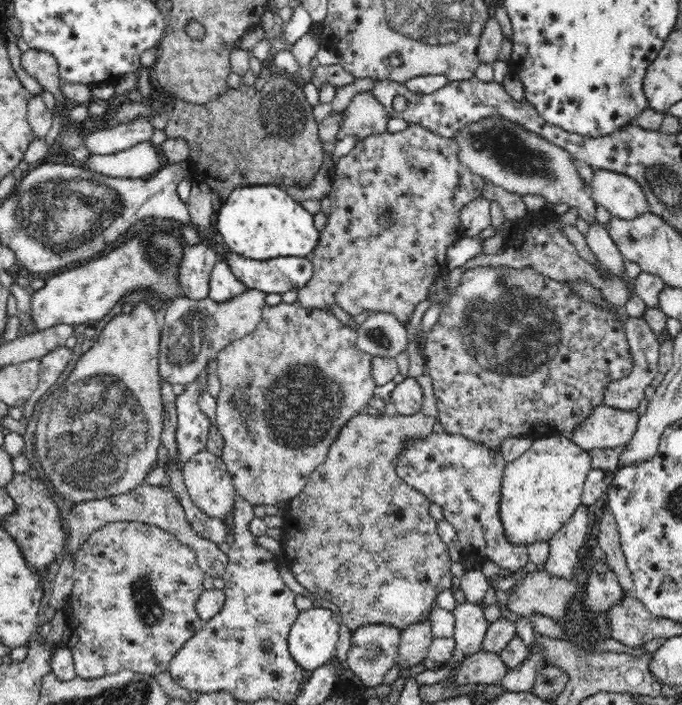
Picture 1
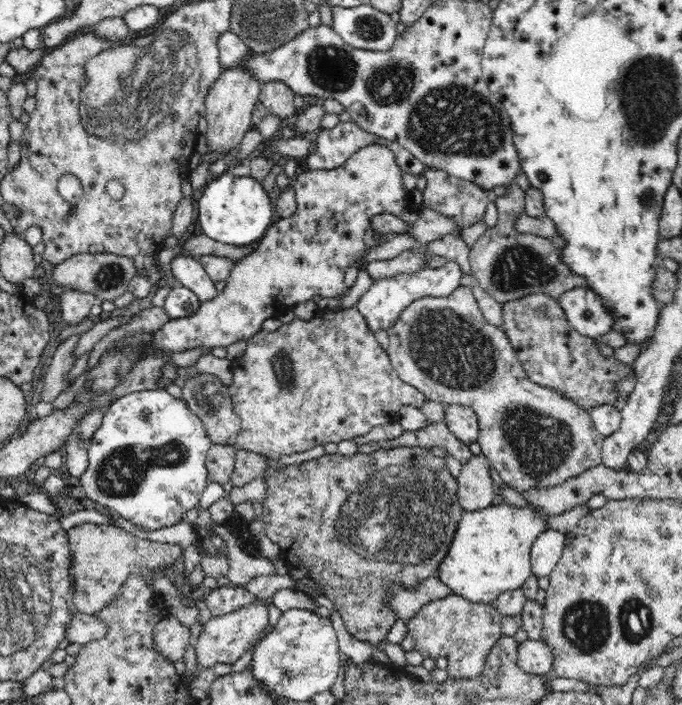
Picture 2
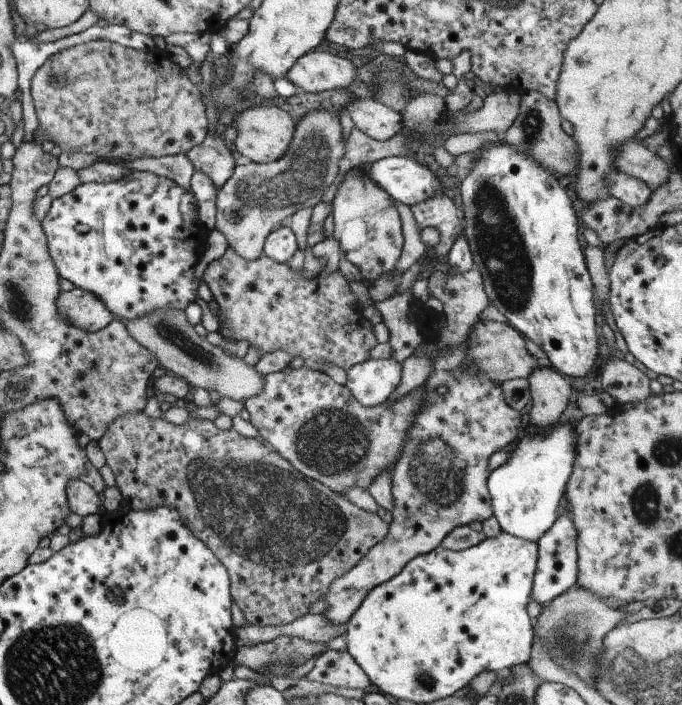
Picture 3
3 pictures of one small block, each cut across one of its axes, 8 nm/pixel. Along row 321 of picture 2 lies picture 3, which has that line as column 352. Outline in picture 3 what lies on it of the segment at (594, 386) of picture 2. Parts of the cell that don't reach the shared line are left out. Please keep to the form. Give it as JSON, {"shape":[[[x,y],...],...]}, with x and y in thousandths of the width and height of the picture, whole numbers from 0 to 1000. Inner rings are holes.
{"shape":[[[192,584],[177,587],[174,593],[158,604],[154,616],[144,624],[144,633],[154,650],[154,658],[166,670],[167,685],[173,692],[179,708],[189,715],[192,723],[213,723],[229,718],[242,718],[257,723],[265,732],[265,740],[271,749],[290,763],[312,786],[324,796],[336,816],[336,843],[342,857],[348,860],[359,877],[359,885],[374,888],[415,888],[427,885],[447,871],[453,871],[453,861],[465,851],[472,851],[482,834],[482,828],[503,814],[512,811],[529,791],[535,789],[554,769],[565,763],[569,753],[569,743],[565,743],[553,728],[541,729],[528,721],[523,721],[516,712],[512,712],[503,702],[482,695],[475,687],[463,681],[444,675],[437,667],[433,667],[425,657],[412,650],[402,638],[391,638],[387,626],[377,627],[377,621],[359,621],[348,616],[345,609],[321,610],[309,596],[292,596],[292,593],[276,594],[265,603],[246,600],[242,594],[216,593],[210,584]]]}

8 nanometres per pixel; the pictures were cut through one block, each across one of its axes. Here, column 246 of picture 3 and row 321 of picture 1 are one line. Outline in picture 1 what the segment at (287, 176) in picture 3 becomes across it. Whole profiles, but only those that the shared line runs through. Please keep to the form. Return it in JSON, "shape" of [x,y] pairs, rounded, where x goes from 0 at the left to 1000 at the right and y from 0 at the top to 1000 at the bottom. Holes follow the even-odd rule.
{"shape":[[[362,411],[358,417],[337,428],[318,431],[308,423],[298,426],[283,426],[262,420],[252,424],[243,435],[243,448],[236,468],[232,532],[235,542],[249,543],[249,546],[264,546],[267,549],[284,542],[296,529],[302,528],[305,516],[312,516],[320,501],[331,496],[337,488],[346,482],[353,482],[371,471],[384,452],[386,438],[391,434],[389,428],[390,417],[381,411]]]}

